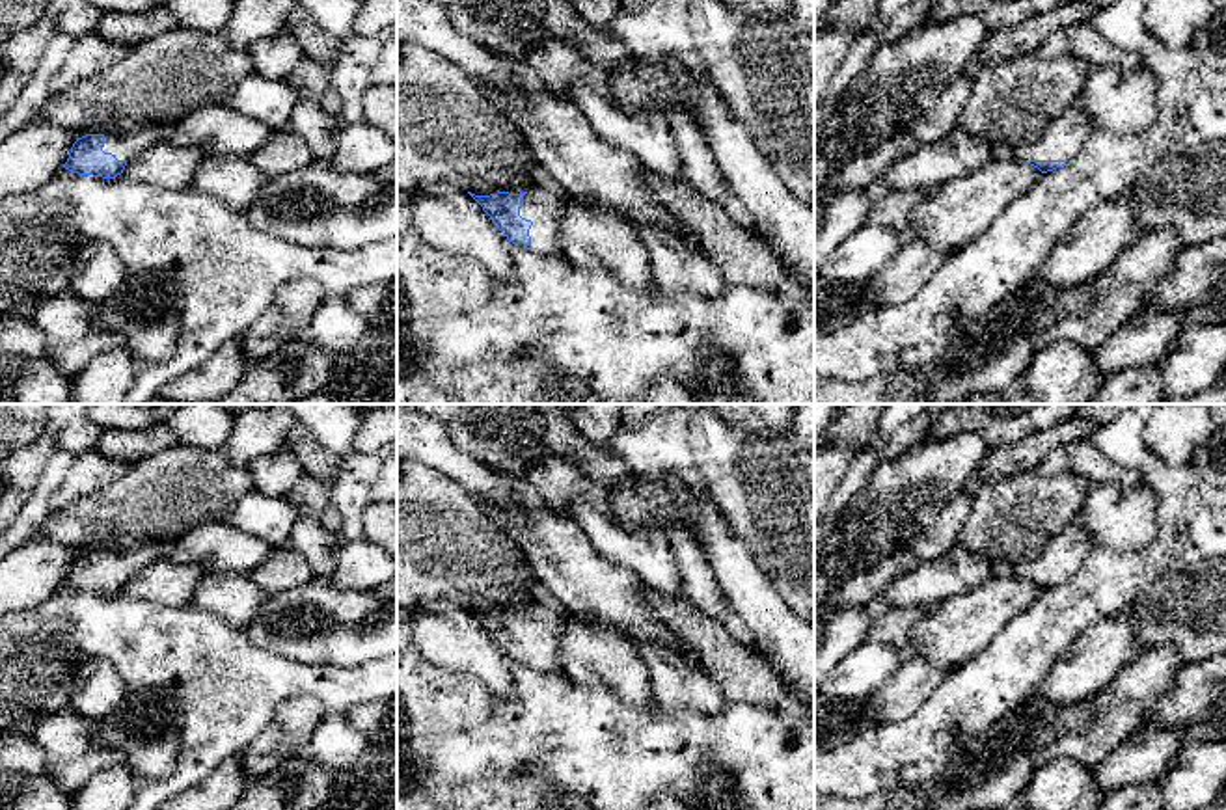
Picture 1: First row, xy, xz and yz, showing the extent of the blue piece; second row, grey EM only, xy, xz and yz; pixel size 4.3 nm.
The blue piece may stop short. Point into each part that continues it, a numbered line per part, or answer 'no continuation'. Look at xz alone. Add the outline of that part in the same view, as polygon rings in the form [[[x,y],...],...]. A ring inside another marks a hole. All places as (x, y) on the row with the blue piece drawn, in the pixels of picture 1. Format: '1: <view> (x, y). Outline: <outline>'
1: xz (543, 203). Outline: [[[535,162],[531,168],[533,188],[524,196],[520,216],[531,220],[529,250],[544,255],[563,255],[563,201],[565,194],[544,175]]]

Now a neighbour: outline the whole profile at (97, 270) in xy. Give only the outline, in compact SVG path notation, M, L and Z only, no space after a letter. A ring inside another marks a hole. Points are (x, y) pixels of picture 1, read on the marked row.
M89 240L75 257L67 289L97 305L119 289L125 272L125 264L110 244Z

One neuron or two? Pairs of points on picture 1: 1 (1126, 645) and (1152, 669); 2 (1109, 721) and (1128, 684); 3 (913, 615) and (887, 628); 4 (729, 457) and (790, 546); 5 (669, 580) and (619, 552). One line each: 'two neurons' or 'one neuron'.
1: two neurons
2: one neuron
3: one neuron
4: one neuron
5: one neuron

